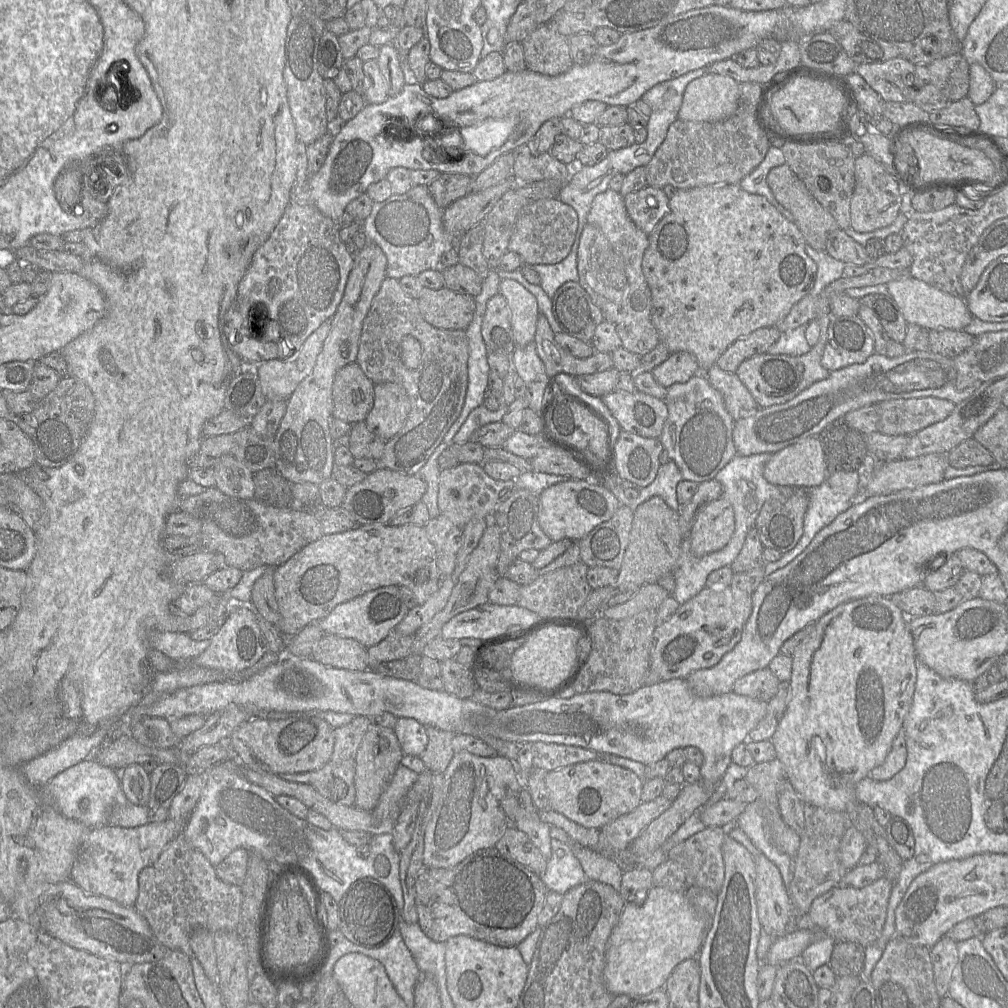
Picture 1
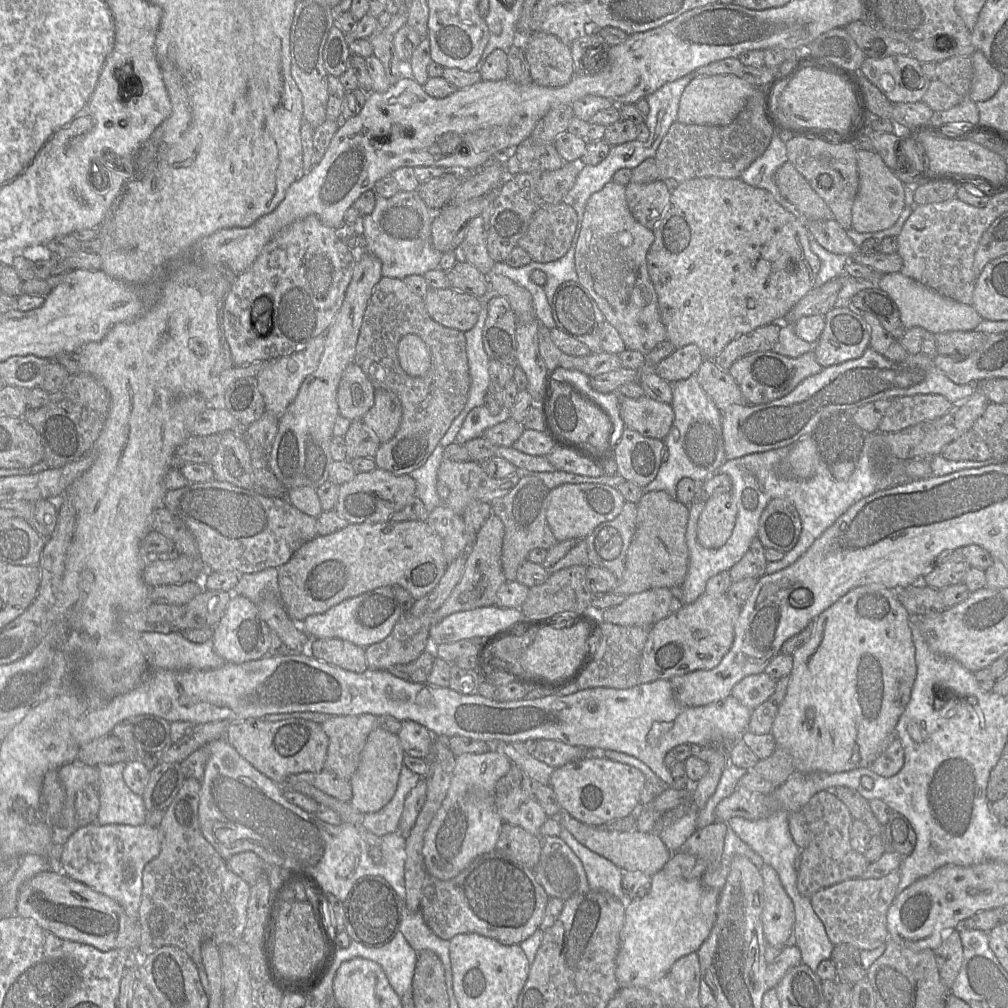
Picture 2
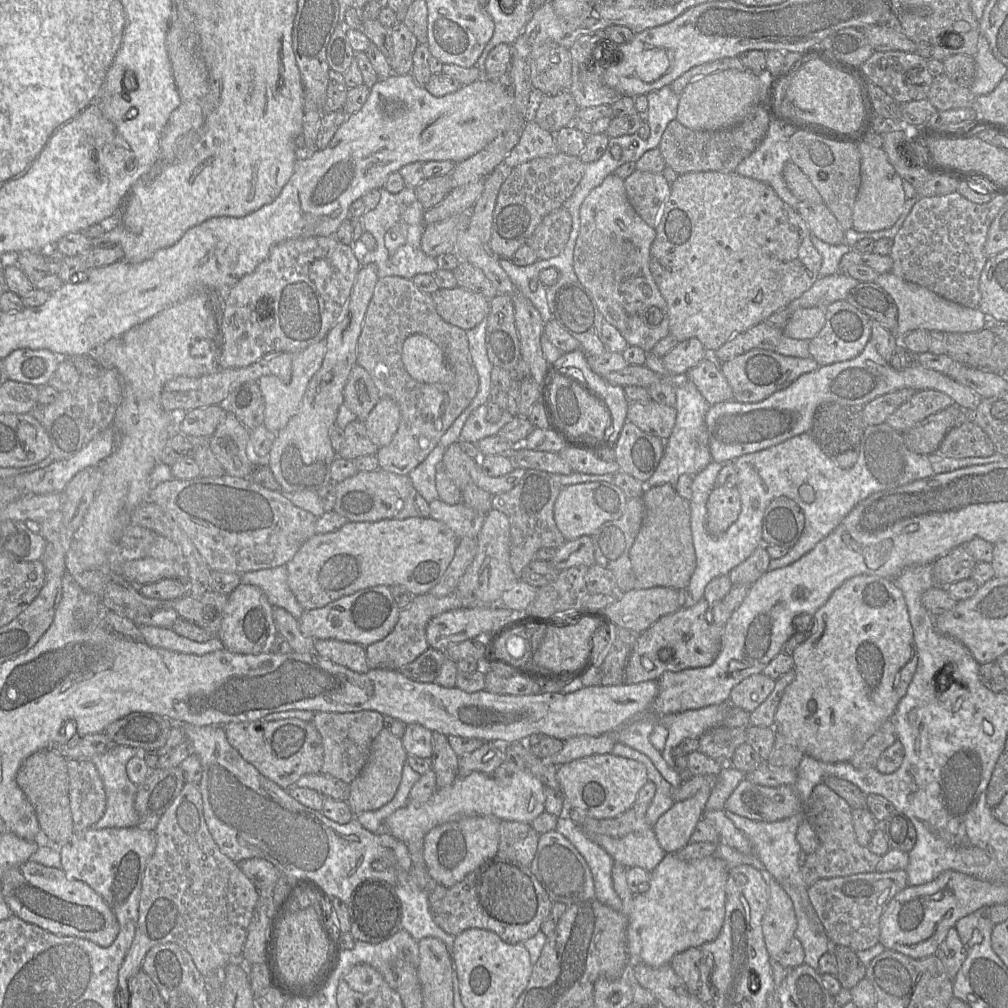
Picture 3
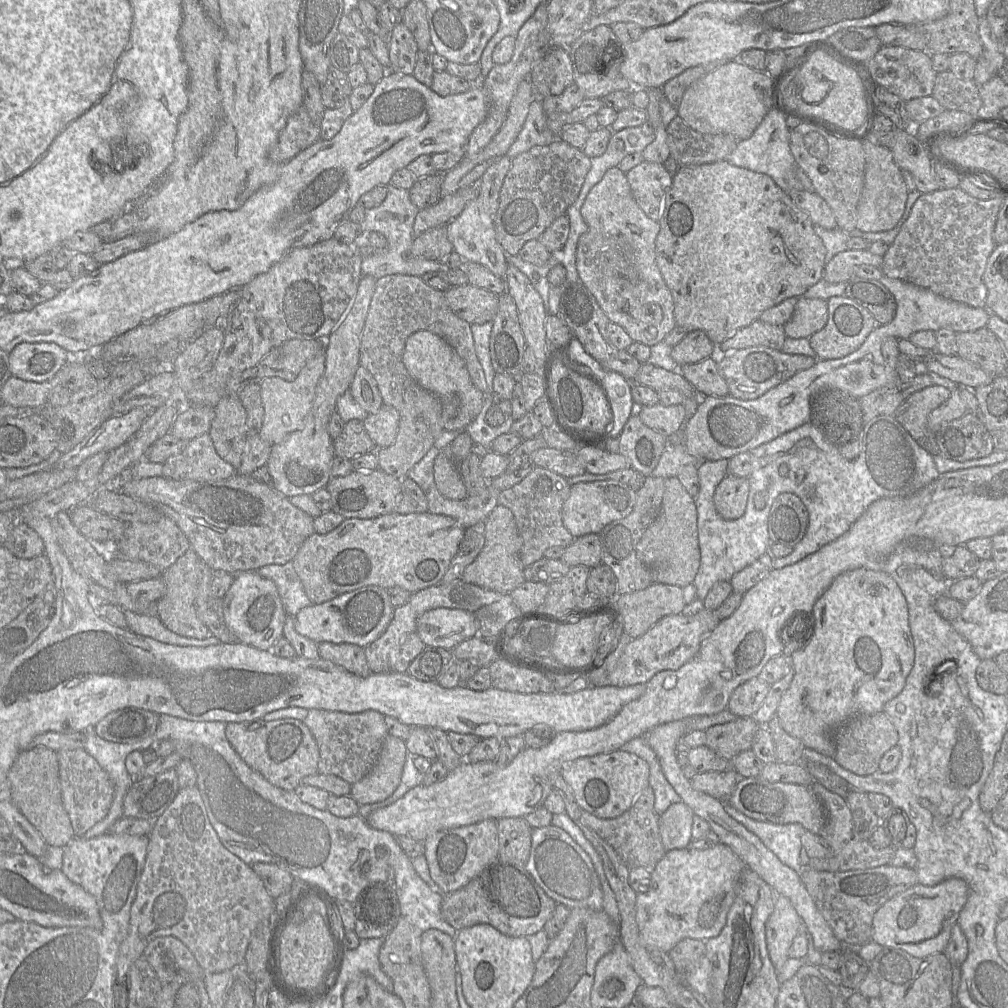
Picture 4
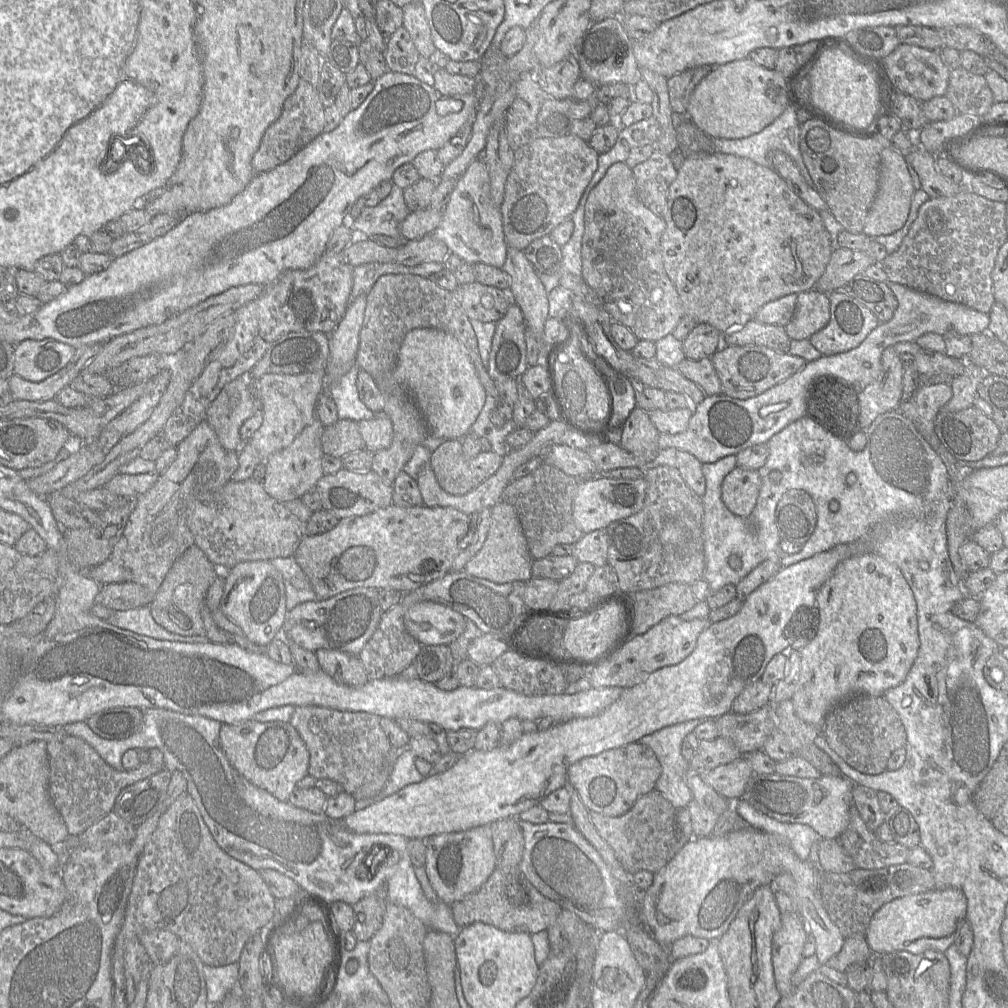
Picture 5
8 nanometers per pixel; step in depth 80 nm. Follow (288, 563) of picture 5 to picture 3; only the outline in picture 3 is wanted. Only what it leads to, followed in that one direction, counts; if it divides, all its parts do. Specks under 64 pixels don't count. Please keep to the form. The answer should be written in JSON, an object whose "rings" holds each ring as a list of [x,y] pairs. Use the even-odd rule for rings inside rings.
{"rings":[[[286,565],[241,573],[241,583],[254,585],[266,595],[270,604],[287,610],[294,618],[300,619],[304,609],[288,585]]]}

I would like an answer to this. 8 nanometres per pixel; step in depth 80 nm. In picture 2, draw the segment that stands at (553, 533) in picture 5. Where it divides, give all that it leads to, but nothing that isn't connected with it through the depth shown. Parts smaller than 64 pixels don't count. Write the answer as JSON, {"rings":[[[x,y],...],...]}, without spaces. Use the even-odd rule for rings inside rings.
{"rings":[[[521,472],[517,485],[505,496],[494,499],[490,504],[492,513],[500,518],[504,525],[501,566],[507,581],[516,579],[518,567],[526,560],[534,548],[549,550],[557,543],[547,520],[546,511],[550,489],[537,476],[540,472]]]}

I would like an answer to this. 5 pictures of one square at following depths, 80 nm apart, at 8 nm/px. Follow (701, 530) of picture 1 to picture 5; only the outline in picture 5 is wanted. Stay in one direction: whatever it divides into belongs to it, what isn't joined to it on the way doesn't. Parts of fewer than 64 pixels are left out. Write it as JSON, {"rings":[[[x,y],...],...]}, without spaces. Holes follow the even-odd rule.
{"rings":[[[737,466],[722,482],[722,501],[733,514],[748,517],[756,506],[761,485],[758,470]]]}

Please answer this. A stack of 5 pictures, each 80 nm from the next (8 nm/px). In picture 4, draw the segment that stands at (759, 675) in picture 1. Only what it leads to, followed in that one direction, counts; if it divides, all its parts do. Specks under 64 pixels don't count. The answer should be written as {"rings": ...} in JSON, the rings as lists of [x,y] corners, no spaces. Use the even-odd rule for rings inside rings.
{"rings":[[[758,676],[739,685],[731,694],[727,709],[738,717],[752,717],[760,708],[771,685]]]}

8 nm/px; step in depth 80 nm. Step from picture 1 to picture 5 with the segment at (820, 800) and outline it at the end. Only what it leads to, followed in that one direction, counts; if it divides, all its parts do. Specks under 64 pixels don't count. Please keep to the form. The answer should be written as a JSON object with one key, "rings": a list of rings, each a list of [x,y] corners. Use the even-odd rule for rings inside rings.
{"rings":[[[867,552],[847,558],[840,562],[831,576],[818,590],[815,606],[819,609],[818,631],[810,642],[800,650],[801,667],[799,681],[791,700],[796,715],[802,721],[816,727],[821,734],[821,729],[824,725],[827,714],[836,705],[859,694],[881,696],[885,691],[901,684],[915,662],[920,642],[918,633],[917,604],[914,594],[898,566],[887,561],[877,553]]]}

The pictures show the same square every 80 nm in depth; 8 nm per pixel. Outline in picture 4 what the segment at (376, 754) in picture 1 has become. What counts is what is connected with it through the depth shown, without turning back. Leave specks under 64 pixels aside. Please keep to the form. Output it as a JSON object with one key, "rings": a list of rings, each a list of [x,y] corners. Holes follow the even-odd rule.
{"rings":[[[387,735],[373,769],[351,785],[350,796],[359,804],[373,804],[391,796],[397,789],[409,755],[405,741]]]}

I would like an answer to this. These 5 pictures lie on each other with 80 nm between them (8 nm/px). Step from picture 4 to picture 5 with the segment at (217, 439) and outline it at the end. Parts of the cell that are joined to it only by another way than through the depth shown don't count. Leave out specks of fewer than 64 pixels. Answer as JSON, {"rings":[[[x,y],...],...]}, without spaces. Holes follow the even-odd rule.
{"rings":[[[240,376],[230,381],[208,407],[206,420],[226,450],[241,449],[244,441],[240,427],[257,409],[261,409],[261,400],[251,389],[252,380],[255,379]]]}

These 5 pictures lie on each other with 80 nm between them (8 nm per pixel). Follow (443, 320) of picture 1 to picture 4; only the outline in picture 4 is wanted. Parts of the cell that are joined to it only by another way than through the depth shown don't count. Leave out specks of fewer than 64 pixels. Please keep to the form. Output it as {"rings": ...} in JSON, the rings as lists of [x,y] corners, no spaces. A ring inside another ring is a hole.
{"rings":[[[469,283],[450,287],[444,295],[451,310],[469,324],[492,321],[497,313],[499,295]]]}

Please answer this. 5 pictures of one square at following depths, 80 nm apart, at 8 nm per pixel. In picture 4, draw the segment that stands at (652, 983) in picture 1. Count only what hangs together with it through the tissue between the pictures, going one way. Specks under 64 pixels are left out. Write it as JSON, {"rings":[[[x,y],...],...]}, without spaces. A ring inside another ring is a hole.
{"rings":[[[722,843],[706,849],[687,847],[668,851],[651,869],[648,890],[636,897],[636,921],[643,943],[669,953],[683,939],[706,941],[717,937],[726,924],[745,867],[744,862]]]}

